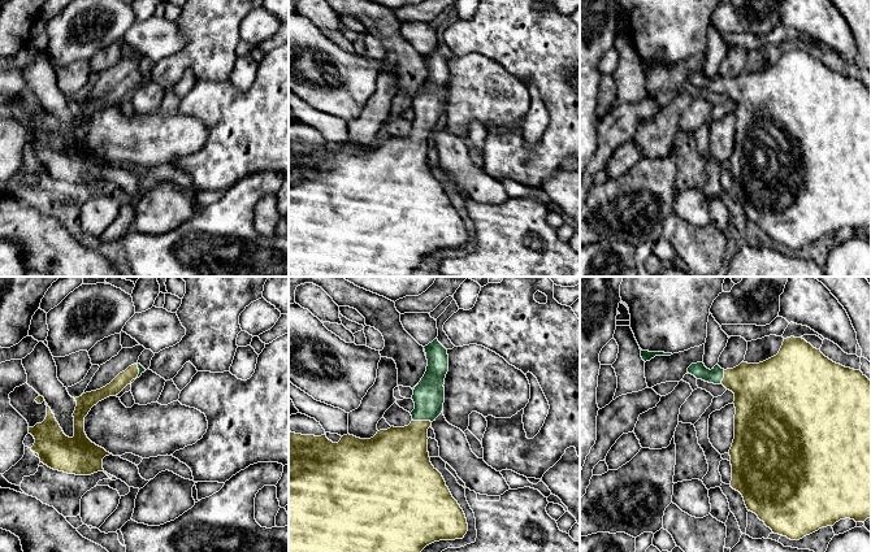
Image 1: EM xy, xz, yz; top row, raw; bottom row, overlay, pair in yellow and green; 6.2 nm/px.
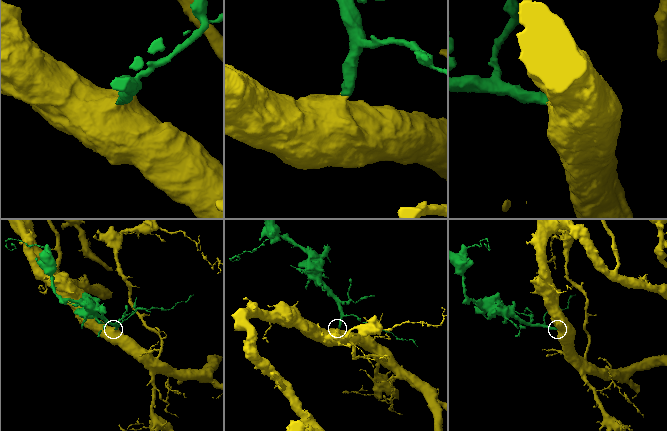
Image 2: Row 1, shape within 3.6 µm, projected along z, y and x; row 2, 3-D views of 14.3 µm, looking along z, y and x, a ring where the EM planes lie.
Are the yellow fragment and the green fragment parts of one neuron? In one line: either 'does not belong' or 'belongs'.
belongs

